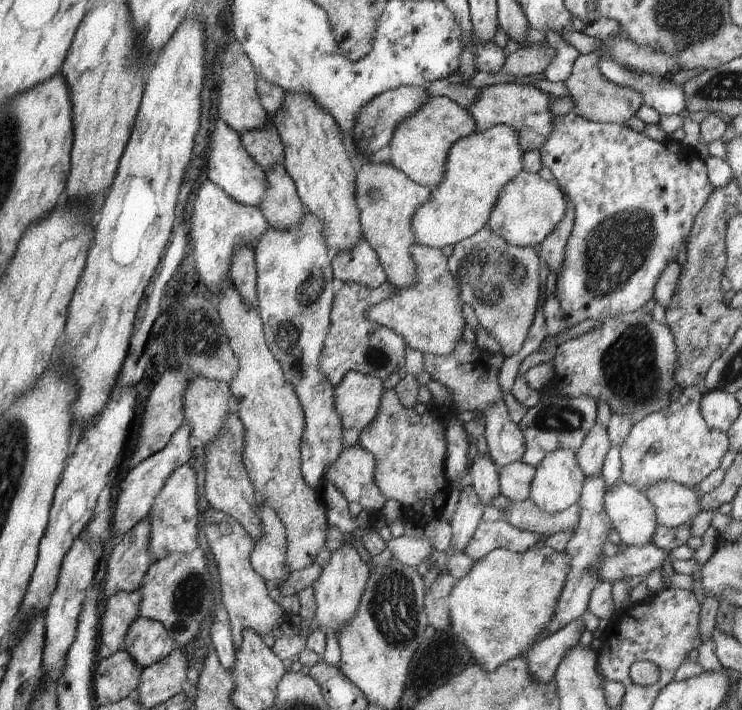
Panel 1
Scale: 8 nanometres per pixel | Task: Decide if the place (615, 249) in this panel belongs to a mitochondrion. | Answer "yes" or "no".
yes

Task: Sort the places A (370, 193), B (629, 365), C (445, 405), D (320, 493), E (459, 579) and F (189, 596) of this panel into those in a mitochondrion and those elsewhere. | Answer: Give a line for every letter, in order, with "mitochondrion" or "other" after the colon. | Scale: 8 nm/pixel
A: mitochondrion
B: mitochondrion
C: other
D: other
E: other
F: mitochondrion

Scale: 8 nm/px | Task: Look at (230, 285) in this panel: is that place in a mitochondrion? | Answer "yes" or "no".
no

